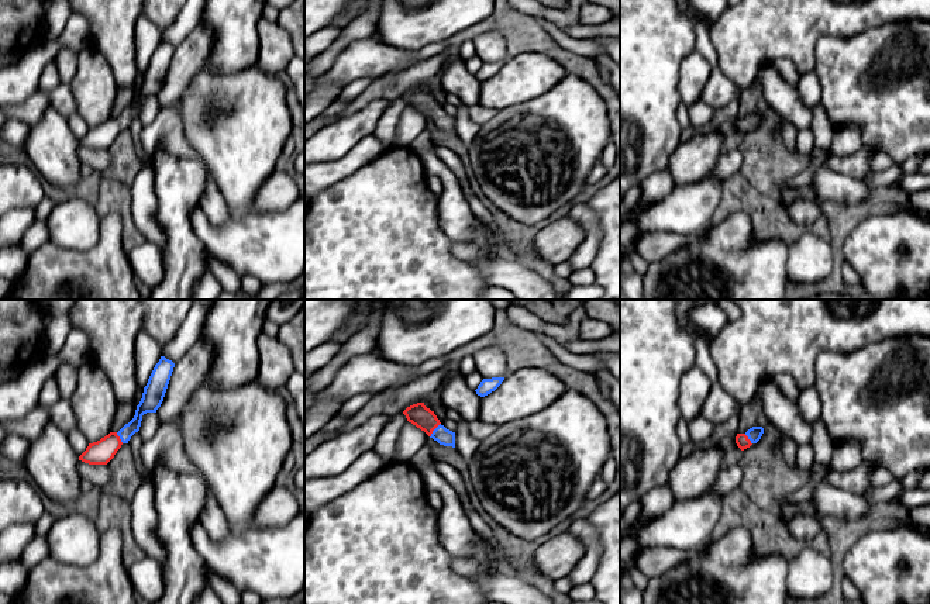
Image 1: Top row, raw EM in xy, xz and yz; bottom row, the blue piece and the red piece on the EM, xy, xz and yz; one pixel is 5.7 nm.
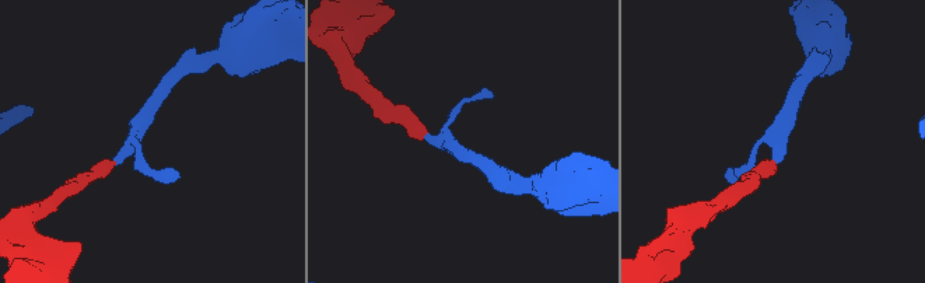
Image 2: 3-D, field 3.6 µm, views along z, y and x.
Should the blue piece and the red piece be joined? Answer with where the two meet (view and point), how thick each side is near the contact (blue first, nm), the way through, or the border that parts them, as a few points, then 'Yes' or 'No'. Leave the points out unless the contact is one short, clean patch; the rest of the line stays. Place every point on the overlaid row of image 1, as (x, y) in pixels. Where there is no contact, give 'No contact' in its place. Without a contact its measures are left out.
Touches blue at xz (434, 430). Thickness 100 nm (blue) against 120 nm. Path across: xz (444, 437), (434, 430), (417, 414). Yes

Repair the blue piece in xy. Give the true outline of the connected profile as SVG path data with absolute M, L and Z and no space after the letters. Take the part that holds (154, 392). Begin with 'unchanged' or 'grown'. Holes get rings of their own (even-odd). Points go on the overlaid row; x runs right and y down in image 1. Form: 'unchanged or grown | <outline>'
grown | M161 356L144 387L142 398L137 405L134 418L118 432L110 432L100 441L89 443L86 451L79 456L79 460L89 465L107 465L121 445L128 443L131 436L140 431L142 415L156 413L161 407L173 367L175 363L172 360Z

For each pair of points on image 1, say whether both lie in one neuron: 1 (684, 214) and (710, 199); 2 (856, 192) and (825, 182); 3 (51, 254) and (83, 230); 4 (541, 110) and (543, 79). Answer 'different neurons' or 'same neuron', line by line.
1: same neuron
2: same neuron
3: different neurons
4: different neurons

